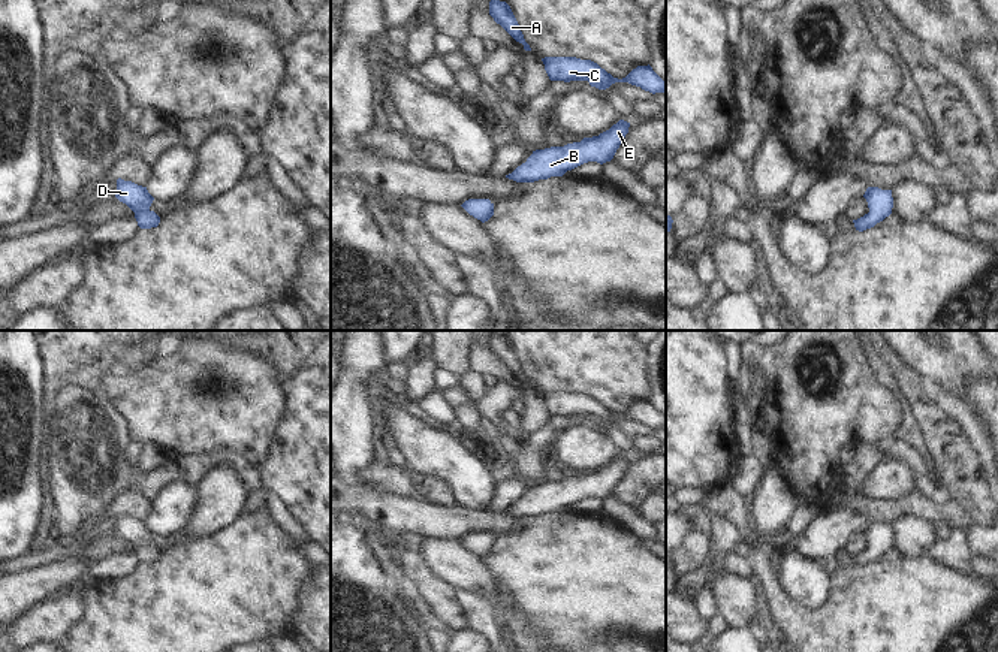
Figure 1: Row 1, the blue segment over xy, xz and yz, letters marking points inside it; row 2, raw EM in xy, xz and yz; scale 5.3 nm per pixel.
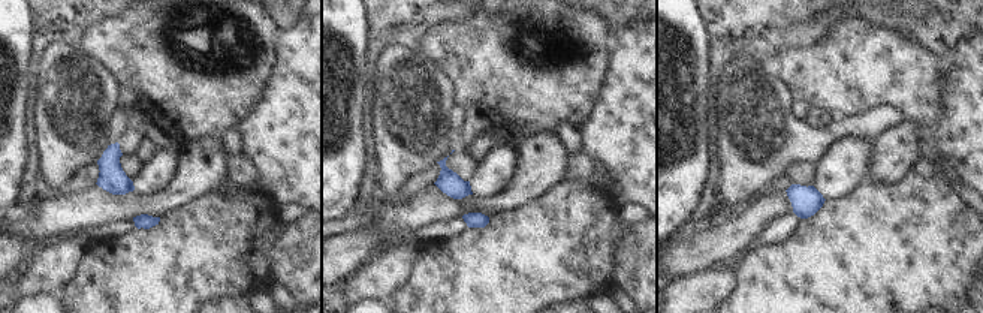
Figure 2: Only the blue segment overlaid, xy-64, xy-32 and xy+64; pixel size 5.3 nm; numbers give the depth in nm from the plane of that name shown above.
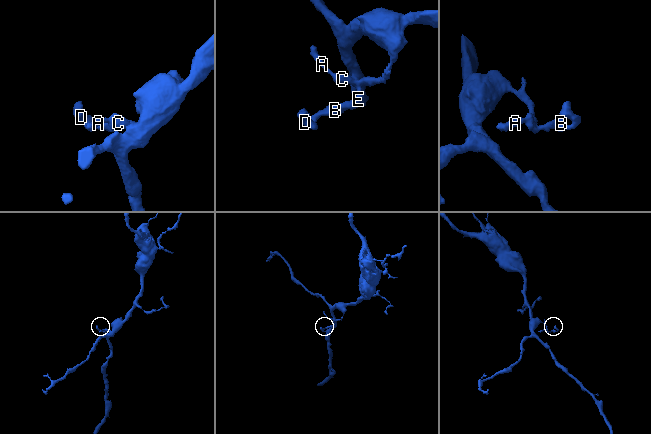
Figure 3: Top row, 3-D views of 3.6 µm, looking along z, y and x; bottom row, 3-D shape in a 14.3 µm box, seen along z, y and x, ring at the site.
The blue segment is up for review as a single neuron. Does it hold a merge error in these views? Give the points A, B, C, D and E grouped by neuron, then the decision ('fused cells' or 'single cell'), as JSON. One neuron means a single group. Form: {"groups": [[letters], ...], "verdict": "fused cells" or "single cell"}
{"groups": [["A", "B", "C", "D", "E"]], "verdict": "single cell"}

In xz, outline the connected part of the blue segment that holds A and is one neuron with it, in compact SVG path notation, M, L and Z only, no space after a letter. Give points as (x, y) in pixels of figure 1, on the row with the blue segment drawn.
M491 0L489 15L497 24L500 24L516 42L524 45L525 51L531 51L530 45L525 42L521 27L506 1Z

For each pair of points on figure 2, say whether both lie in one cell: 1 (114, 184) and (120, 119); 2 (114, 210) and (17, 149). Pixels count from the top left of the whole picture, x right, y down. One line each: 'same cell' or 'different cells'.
1: same cell
2: different cells

